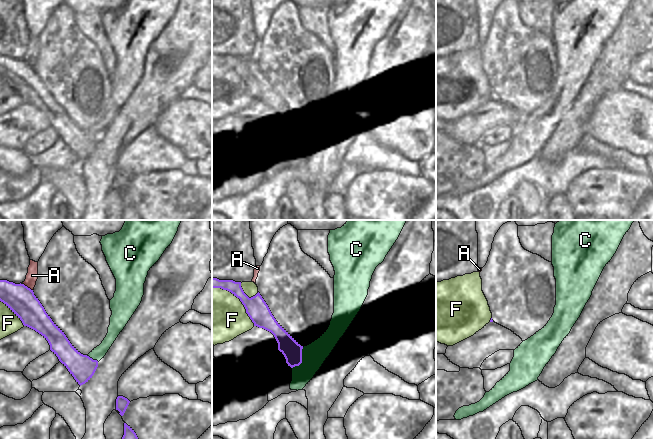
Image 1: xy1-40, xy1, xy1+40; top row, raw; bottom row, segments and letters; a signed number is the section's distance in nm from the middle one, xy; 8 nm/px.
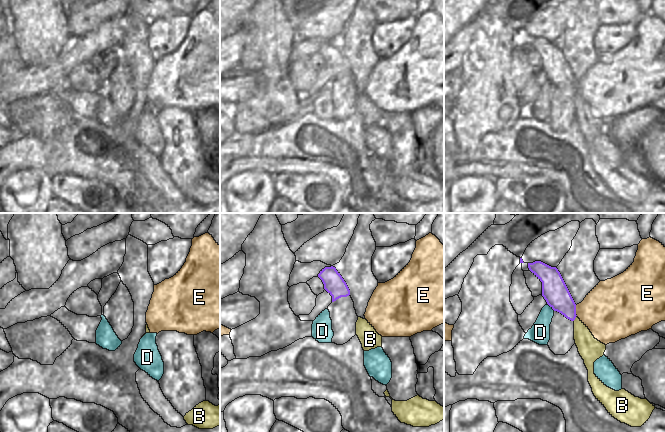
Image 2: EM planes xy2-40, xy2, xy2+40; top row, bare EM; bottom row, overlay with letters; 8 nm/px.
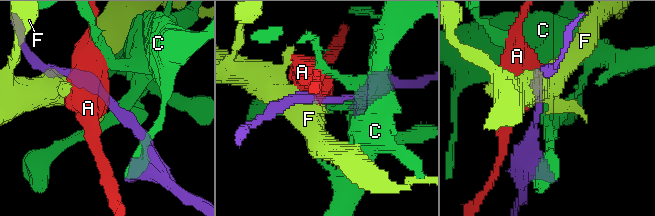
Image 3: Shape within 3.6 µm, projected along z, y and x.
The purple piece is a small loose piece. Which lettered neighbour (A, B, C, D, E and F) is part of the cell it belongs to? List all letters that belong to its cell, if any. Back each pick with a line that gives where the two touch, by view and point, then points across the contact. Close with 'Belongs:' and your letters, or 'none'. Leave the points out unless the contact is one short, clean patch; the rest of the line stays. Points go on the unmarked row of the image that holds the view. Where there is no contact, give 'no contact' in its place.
B: meets purple in xy2+40 at (575, 93); runs through xy2+40 (556, 69), (575, 93), (587, 121)
Belongs: B

